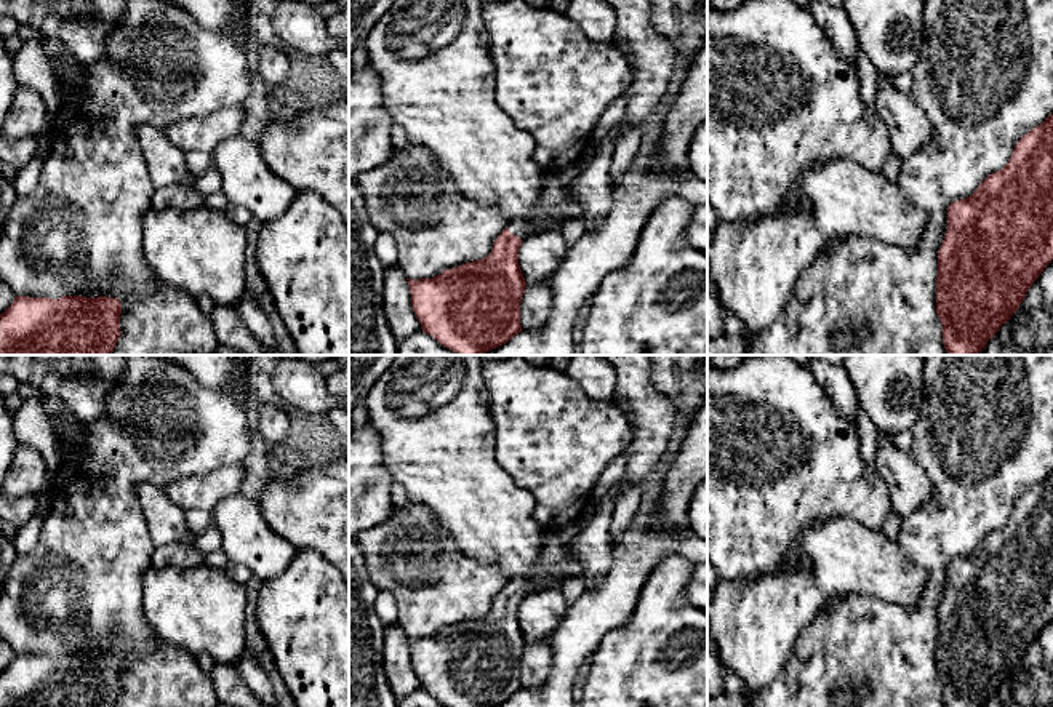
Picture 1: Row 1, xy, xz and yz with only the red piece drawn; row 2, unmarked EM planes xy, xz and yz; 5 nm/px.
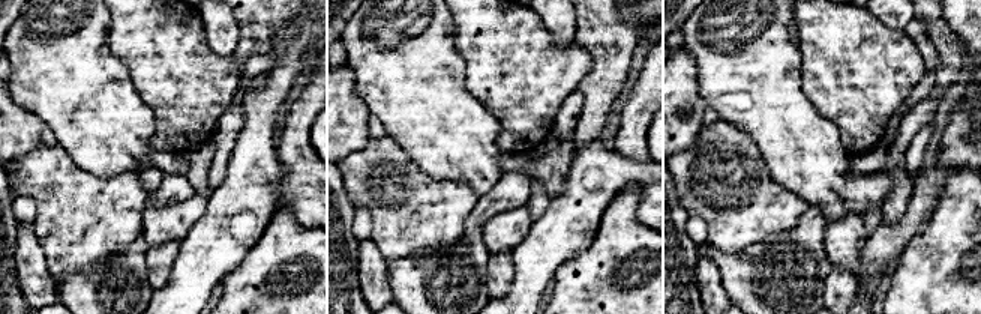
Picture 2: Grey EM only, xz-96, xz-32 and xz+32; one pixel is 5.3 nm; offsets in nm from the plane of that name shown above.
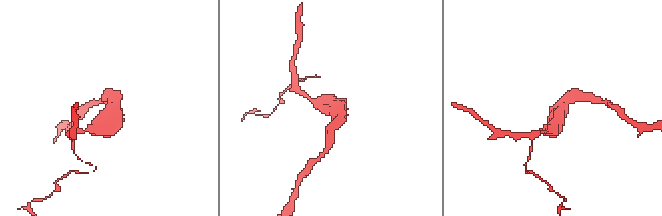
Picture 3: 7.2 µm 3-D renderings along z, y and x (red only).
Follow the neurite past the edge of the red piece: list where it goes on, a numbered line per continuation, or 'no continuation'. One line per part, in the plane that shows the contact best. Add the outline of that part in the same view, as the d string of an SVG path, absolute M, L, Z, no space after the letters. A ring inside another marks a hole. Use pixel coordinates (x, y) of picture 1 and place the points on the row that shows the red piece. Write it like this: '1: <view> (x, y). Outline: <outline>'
1: xz (557, 187). Outline: M573 163L571 166L555 173L551 176L547 186L543 189L541 200L533 208L535 218L531 221L526 219L514 219L507 222L507 229L510 234L518 238L526 238L533 222L538 224L557 224L557 208L568 195L568 189L576 182L578 176L584 171L584 165Z

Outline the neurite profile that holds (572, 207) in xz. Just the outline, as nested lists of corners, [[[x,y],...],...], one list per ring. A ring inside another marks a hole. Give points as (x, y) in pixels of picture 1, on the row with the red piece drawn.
[[[567,195],[557,208],[557,222],[554,226],[533,222],[528,235],[533,235],[541,230],[549,230],[549,229],[560,230],[560,226],[565,221],[579,216],[584,216],[583,200],[575,195]]]

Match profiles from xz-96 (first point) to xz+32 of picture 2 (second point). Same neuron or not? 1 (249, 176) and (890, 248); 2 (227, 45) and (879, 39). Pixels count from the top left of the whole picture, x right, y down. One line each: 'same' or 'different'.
1: same
2: different

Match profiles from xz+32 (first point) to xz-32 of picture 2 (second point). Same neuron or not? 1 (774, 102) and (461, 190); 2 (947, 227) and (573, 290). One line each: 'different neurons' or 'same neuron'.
1: different neurons
2: same neuron

